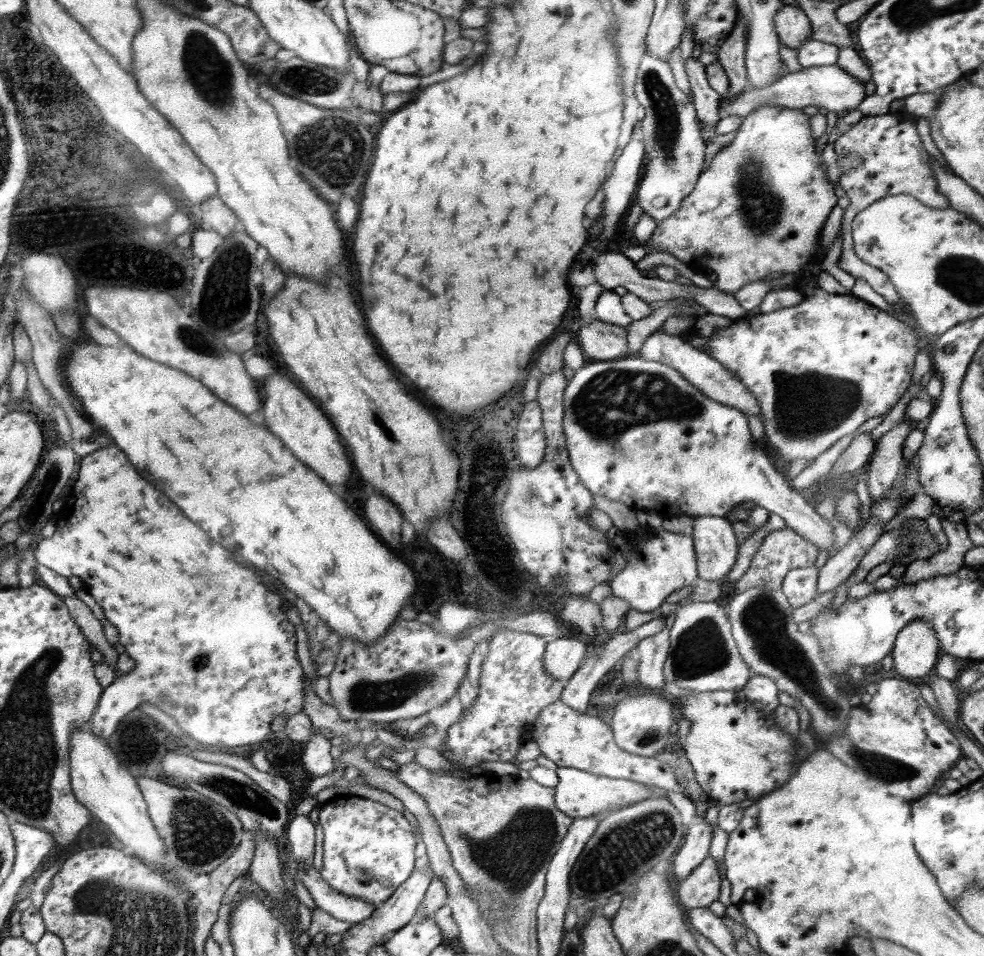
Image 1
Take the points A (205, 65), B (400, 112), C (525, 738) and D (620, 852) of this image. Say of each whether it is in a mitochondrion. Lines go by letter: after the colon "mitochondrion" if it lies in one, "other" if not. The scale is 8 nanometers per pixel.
A: mitochondrion
B: other
C: other
D: mitochondrion

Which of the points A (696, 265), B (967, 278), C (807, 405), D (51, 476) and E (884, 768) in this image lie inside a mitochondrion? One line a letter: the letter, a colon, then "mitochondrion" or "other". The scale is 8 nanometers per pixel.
A: other
B: mitochondrion
C: mitochondrion
D: mitochondrion
E: mitochondrion

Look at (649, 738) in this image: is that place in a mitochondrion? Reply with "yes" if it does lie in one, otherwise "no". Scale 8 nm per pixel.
yes

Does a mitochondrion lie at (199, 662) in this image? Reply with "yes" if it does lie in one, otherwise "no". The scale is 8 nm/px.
no

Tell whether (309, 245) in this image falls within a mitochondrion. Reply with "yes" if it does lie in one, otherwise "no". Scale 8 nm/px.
no

